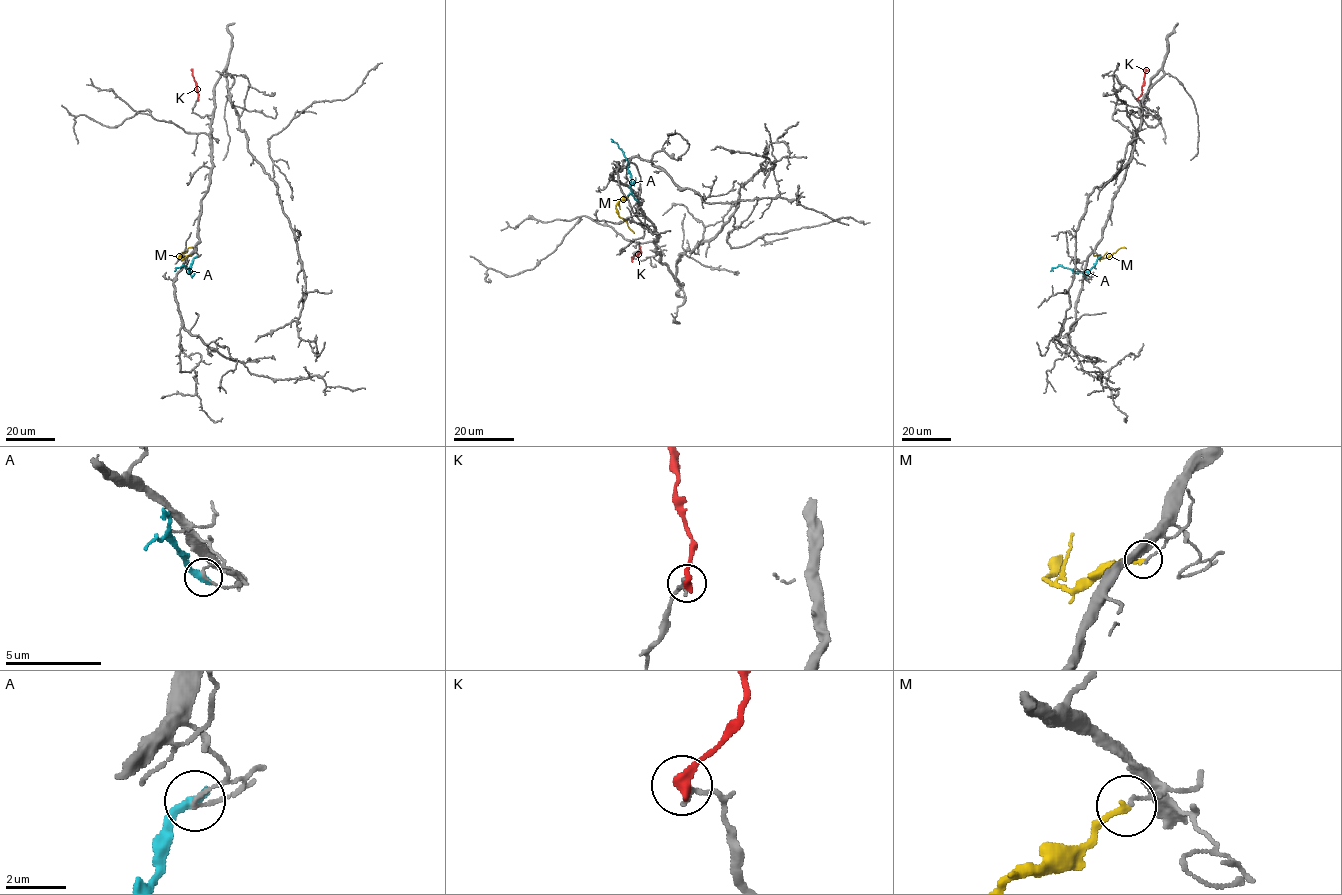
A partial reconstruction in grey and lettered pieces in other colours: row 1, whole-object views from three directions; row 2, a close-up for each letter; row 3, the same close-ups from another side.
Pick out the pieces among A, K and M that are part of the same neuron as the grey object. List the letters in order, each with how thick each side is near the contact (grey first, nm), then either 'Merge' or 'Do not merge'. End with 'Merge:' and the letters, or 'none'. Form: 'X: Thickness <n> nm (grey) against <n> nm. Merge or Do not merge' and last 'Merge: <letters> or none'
A: Thickness 100 nm (grey) against 380 nm. Do not merge
K: Thickness 190 nm (grey) against 400 nm. Do not merge
M: Thickness 110 nm (grey) against 200 nm. Do not merge
Merge: none

